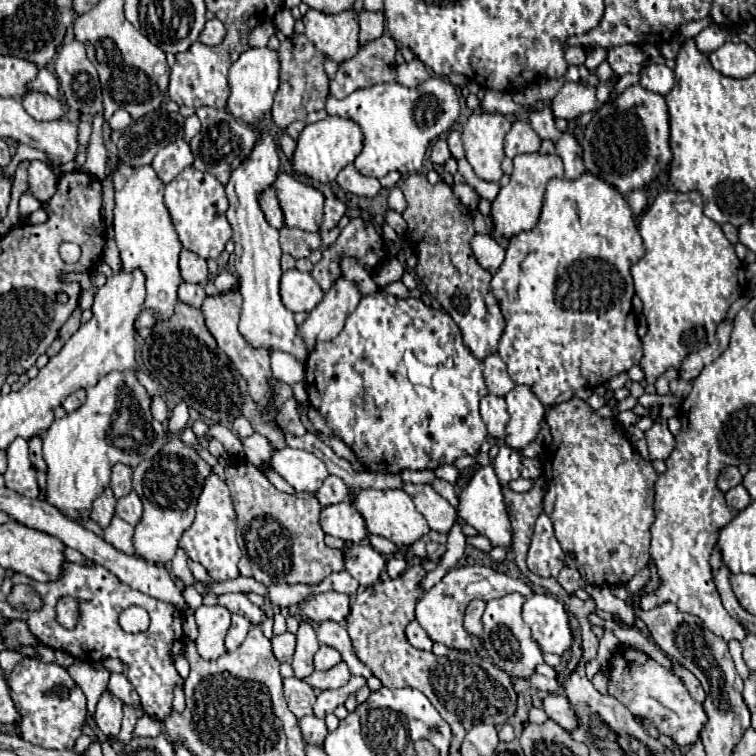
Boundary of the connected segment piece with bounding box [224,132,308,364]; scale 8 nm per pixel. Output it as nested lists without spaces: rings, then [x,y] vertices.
[[[260,132],[256,138],[256,146],[250,156],[242,160],[242,164],[230,174],[226,184],[226,196],[230,208],[226,212],[228,222],[232,226],[232,240],[236,244],[236,272],[238,272],[238,290],[242,294],[242,312],[240,312],[240,334],[248,340],[252,348],[268,348],[268,352],[288,352],[296,358],[296,362],[304,364],[308,350],[304,340],[298,336],[298,328],[294,324],[294,314],[286,310],[278,294],[278,282],[282,276],[280,270],[280,242],[278,230],[268,226],[262,210],[260,210],[260,194],[272,186],[278,176],[280,156],[274,136],[270,132]]]

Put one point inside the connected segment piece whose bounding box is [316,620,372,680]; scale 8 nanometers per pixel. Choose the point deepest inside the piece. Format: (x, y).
(333, 634)

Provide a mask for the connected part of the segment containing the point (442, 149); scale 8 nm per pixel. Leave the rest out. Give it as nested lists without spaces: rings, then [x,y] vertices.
[[[438,138],[438,140],[432,144],[430,160],[432,160],[434,164],[440,164],[440,166],[444,166],[444,164],[450,160],[450,150],[448,150],[448,144],[446,144],[444,138]]]

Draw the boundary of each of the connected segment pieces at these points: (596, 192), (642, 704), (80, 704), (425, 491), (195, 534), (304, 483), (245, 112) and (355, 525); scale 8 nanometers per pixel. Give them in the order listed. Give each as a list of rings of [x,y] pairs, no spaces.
[[[590,172],[576,180],[552,178],[538,224],[530,232],[510,238],[506,260],[490,284],[506,320],[498,354],[506,362],[510,378],[530,386],[546,408],[568,402],[578,388],[604,386],[610,378],[640,364],[644,352],[632,314],[634,286],[630,276],[630,266],[640,256],[644,256],[642,236],[624,194]]]
[[[618,646],[612,654],[608,676],[610,676],[608,686],[610,694],[618,698],[634,716],[648,718],[658,728],[660,734],[670,736],[680,748],[698,742],[698,736],[704,728],[704,720],[708,720],[706,712],[702,704],[692,700],[684,684],[664,666],[660,666],[640,650]]]
[[[24,658],[14,666],[8,682],[12,690],[12,700],[22,714],[22,738],[42,748],[72,748],[74,740],[82,734],[82,726],[86,722],[86,696],[72,680],[72,676],[52,662]]]
[[[404,484],[404,492],[408,492],[418,508],[418,512],[426,518],[428,526],[438,532],[450,532],[456,522],[456,508],[448,504],[430,484]]]
[[[212,474],[206,480],[196,506],[196,520],[182,534],[178,546],[186,552],[190,560],[200,562],[208,570],[208,574],[214,578],[214,582],[238,578],[238,560],[242,558],[242,552],[236,544],[236,512],[234,512],[226,482],[222,482],[216,474]]]
[[[286,446],[272,454],[272,470],[276,470],[296,492],[316,492],[328,476],[326,464],[308,450]]]
[[[250,48],[240,54],[240,58],[232,64],[228,72],[228,82],[232,88],[232,94],[228,98],[228,108],[236,118],[242,118],[244,122],[258,122],[272,106],[272,100],[280,84],[280,58],[276,50],[264,48]]]
[[[350,502],[324,508],[320,514],[320,526],[326,534],[342,538],[350,544],[360,544],[368,536],[362,514],[356,510],[356,506],[350,506]]]

